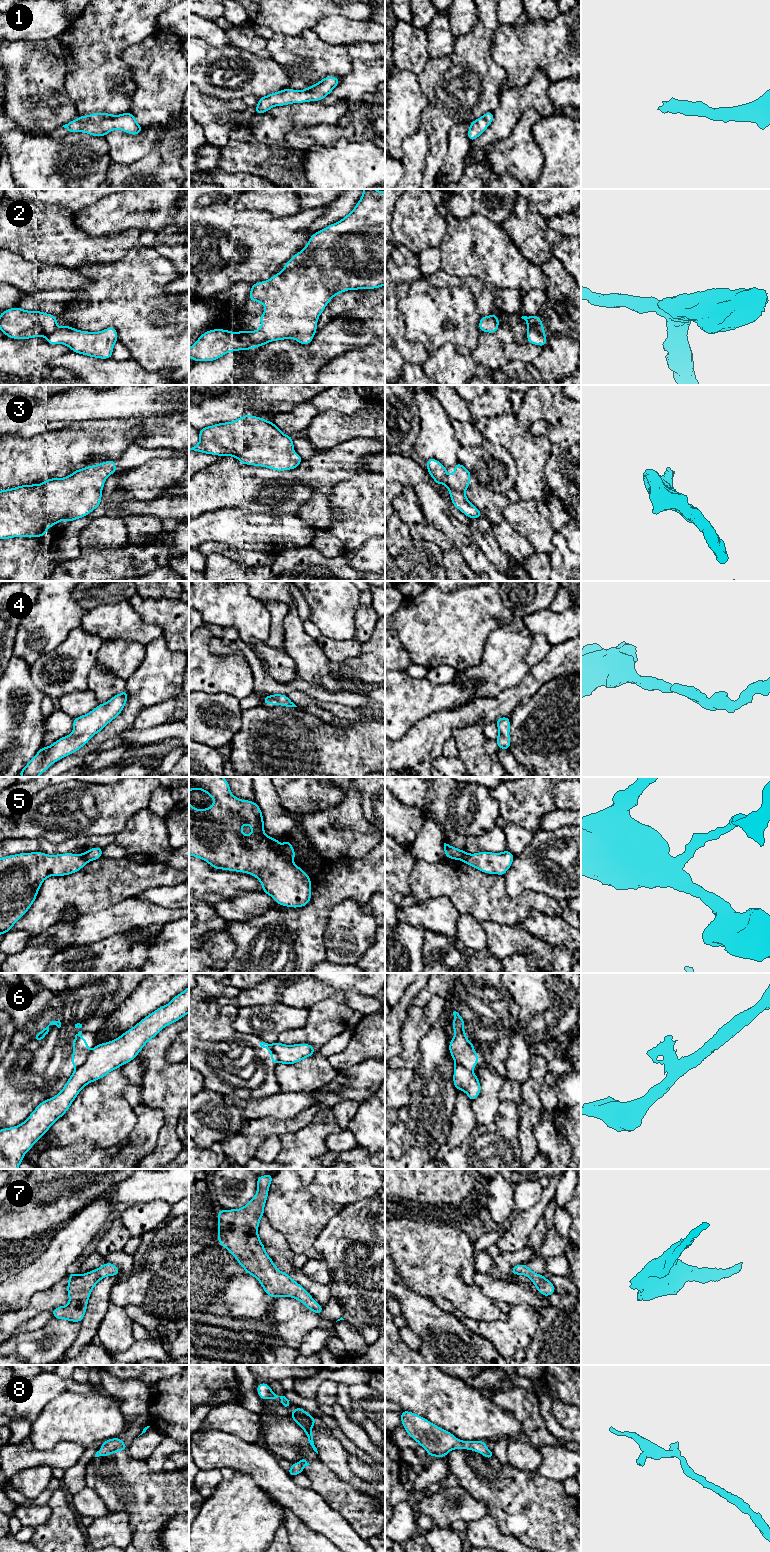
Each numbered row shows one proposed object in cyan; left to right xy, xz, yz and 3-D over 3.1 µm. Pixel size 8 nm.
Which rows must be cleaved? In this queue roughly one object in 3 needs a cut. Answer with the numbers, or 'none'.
2, 5, 6

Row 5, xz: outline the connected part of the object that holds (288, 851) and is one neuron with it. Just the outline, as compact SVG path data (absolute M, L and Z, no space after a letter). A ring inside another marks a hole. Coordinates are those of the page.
M286 840L282 845L283 856L286 860L292 862L295 859L295 850L291 845L290 840Z

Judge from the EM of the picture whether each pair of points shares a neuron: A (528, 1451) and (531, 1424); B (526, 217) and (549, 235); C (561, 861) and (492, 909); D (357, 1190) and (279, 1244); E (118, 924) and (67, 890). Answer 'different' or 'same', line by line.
A: different
B: same
C: different
D: different
E: different

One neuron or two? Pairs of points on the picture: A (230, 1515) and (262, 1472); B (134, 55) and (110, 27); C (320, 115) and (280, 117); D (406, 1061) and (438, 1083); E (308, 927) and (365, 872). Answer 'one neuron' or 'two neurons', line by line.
A: two neurons
B: two neurons
C: one neuron
D: two neurons
E: one neuron

